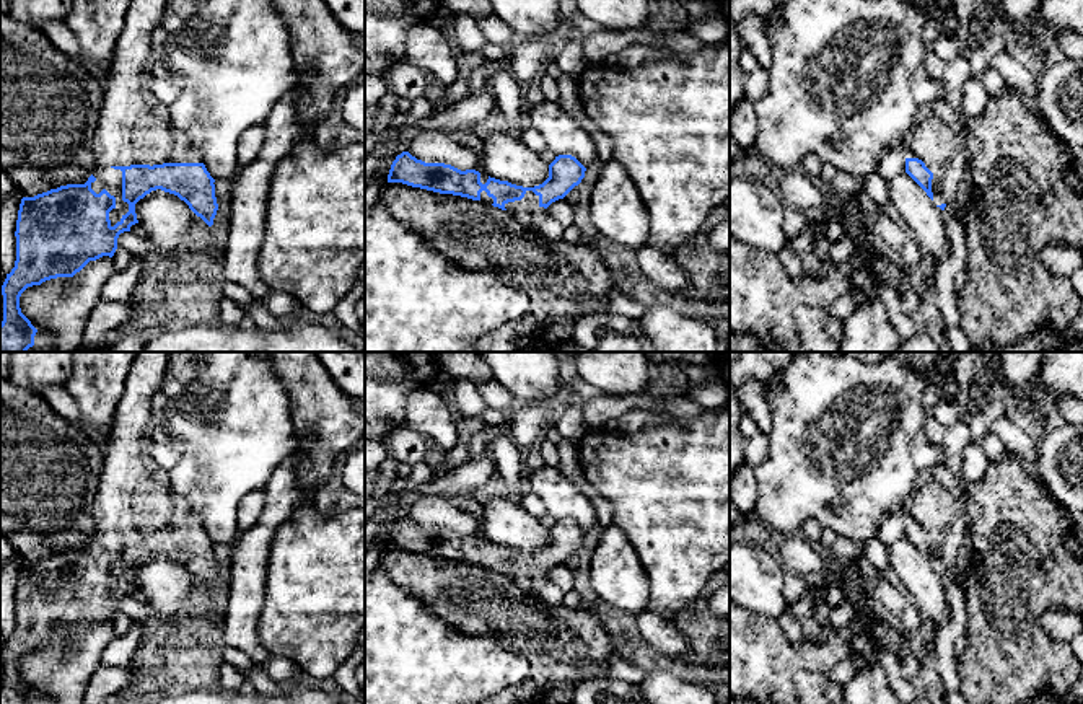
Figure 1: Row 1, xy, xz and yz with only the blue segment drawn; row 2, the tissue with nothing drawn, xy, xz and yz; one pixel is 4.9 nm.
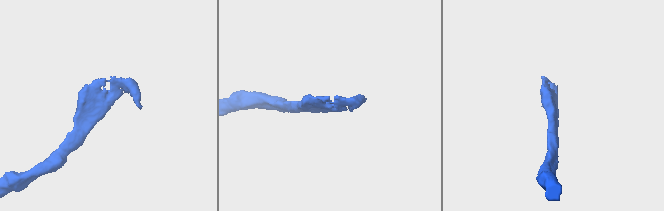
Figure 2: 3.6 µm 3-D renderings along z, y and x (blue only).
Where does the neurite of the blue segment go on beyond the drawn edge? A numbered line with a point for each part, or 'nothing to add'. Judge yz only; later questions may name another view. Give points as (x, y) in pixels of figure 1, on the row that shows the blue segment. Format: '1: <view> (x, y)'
1: yz (937, 137)

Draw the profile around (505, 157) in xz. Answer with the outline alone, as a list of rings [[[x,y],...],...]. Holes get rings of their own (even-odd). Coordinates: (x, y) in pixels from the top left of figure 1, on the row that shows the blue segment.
[[[490,134],[479,152],[490,178],[523,187],[534,187],[549,178],[549,165],[515,134]]]

